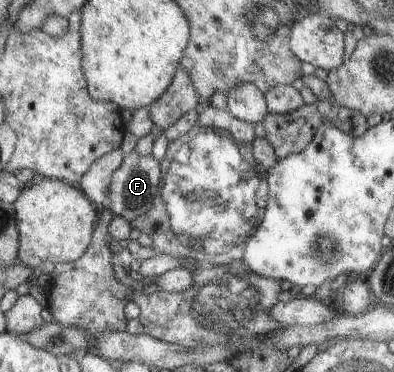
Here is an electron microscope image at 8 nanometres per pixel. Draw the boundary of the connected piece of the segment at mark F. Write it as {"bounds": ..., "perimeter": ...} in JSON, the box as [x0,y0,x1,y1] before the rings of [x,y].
{"bounds":[107,150,160,223],"perimeter":[[[136,150],[126,154],[122,165],[112,174],[109,185],[107,202],[109,210],[117,217],[126,219],[129,223],[134,221],[139,215],[148,213],[156,204],[160,194],[160,161],[152,154],[148,156],[140,155]]]}

